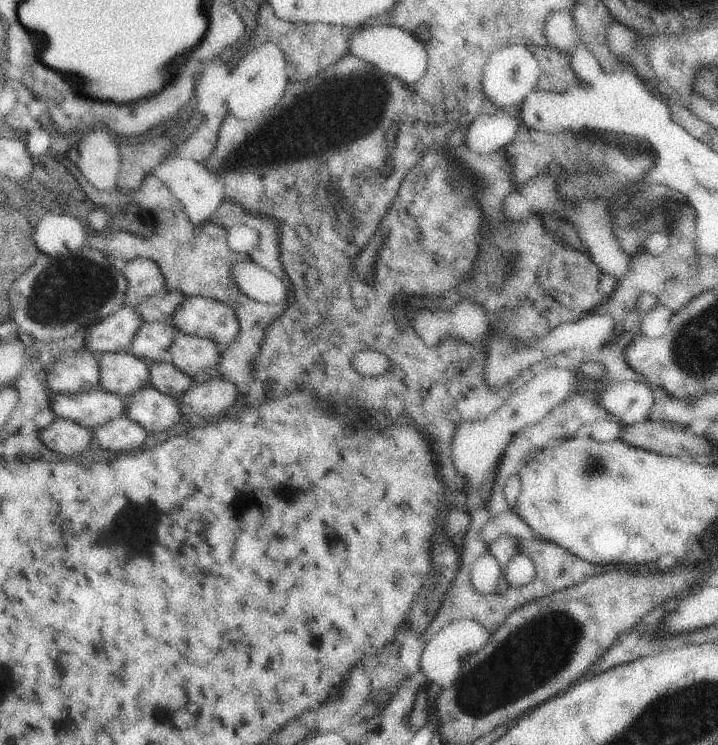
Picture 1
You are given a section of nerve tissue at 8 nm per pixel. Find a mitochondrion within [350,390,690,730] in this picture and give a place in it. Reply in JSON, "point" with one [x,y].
{"point":[542,648]}

